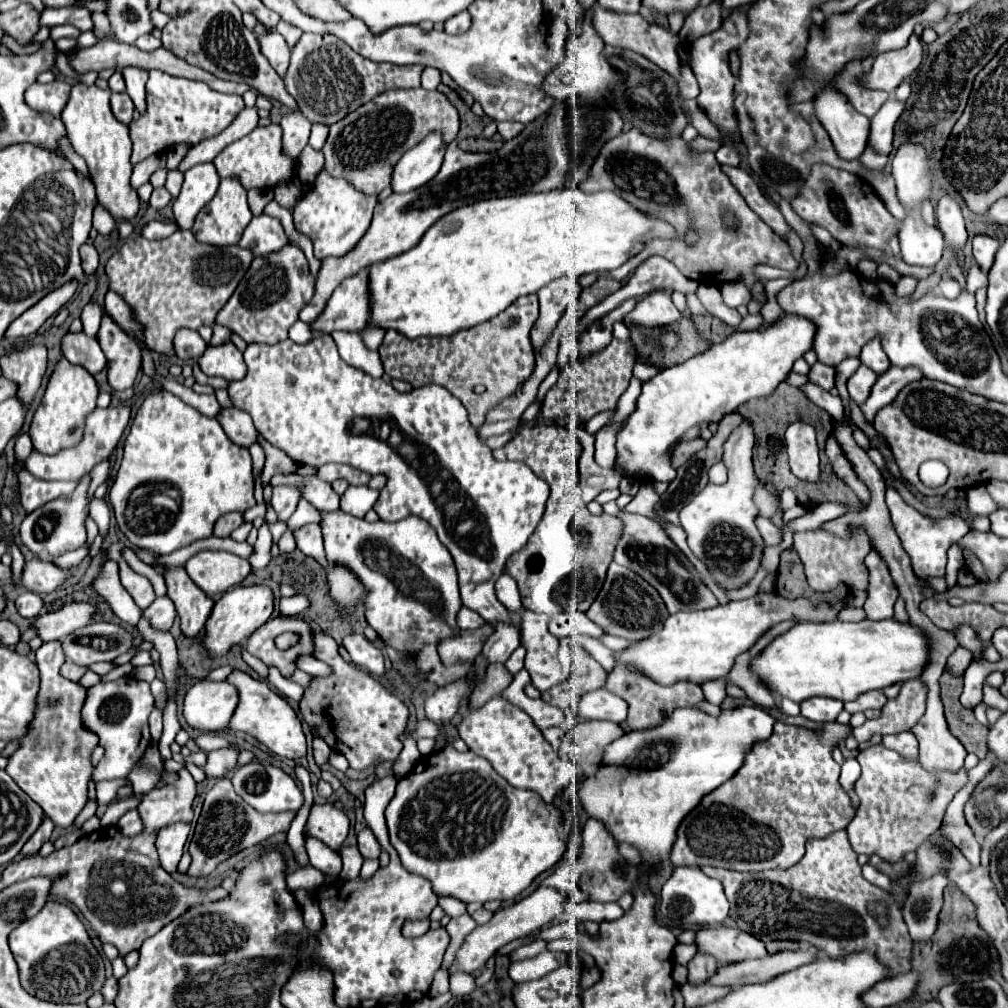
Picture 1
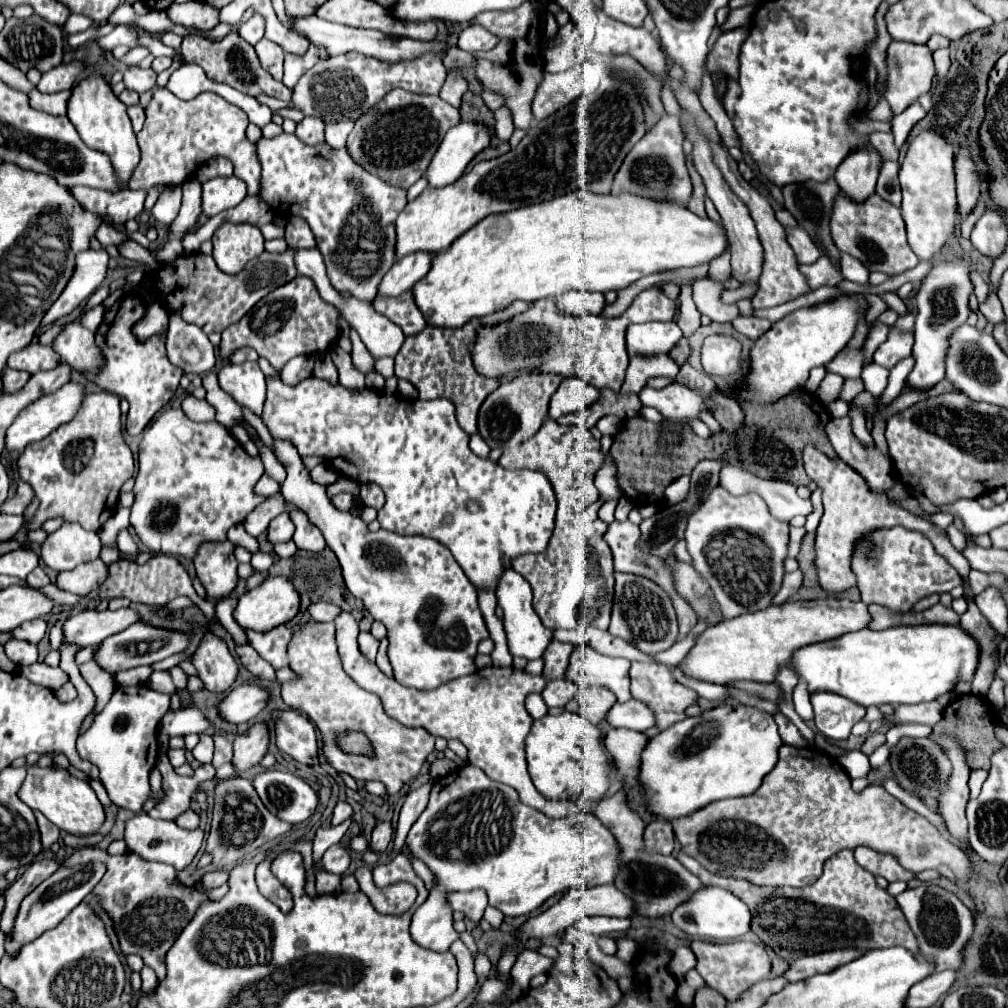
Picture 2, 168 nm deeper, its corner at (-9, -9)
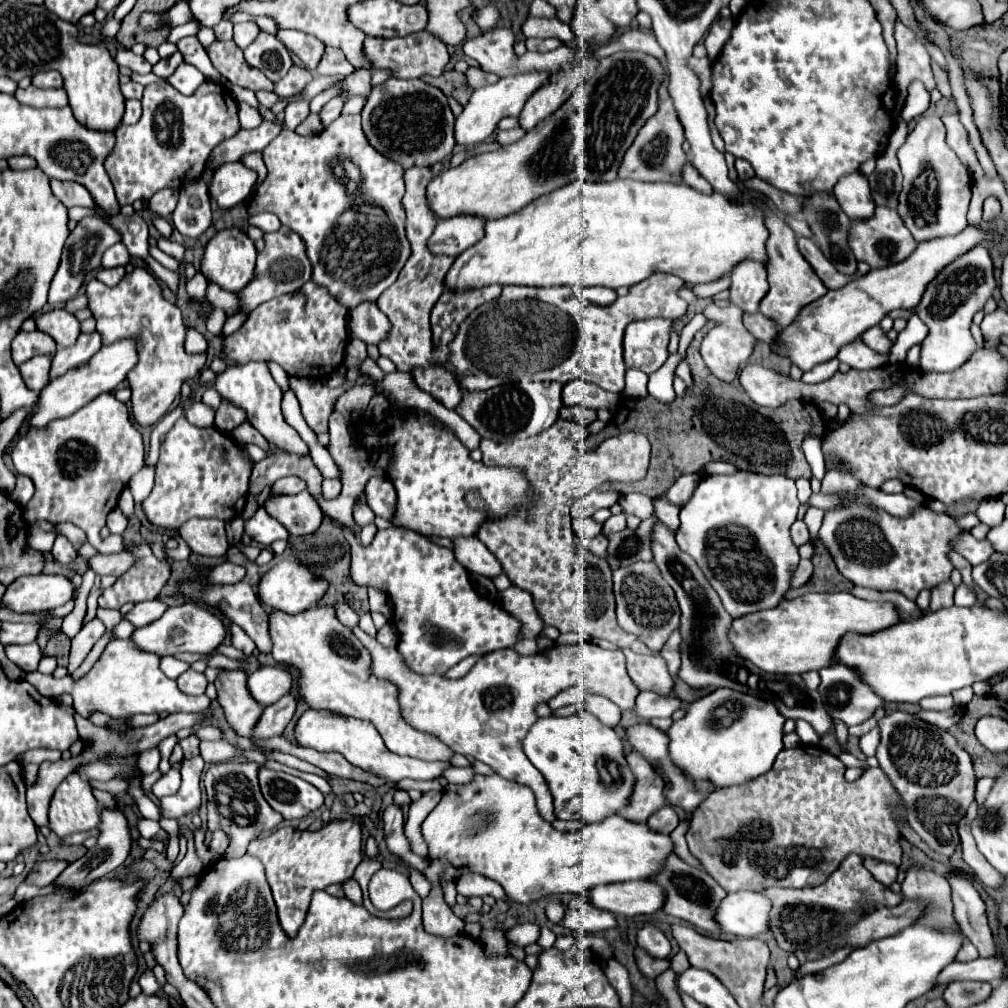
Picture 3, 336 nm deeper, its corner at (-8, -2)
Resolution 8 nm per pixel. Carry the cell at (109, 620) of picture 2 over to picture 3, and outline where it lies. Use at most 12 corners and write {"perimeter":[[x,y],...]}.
{"perimeter":[[141,601],[123,619],[135,627],[159,619],[167,605]]}

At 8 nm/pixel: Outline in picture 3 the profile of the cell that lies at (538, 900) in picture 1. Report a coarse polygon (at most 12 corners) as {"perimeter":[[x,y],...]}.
{"perimeter":[[651,881],[595,885],[587,897],[589,901],[617,915],[647,915],[663,905],[663,891]]}

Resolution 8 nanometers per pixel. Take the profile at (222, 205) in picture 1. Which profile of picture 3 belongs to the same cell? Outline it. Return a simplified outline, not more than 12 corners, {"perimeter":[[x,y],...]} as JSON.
{"perimeter":[[233,225],[217,231],[201,273],[227,291],[251,281],[257,249]]}

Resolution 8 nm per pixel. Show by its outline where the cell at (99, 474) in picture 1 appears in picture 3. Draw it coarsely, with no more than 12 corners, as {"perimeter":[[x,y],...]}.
{"perimeter":[[103,393],[11,457],[27,525],[69,521],[96,550],[143,467],[125,403]]}

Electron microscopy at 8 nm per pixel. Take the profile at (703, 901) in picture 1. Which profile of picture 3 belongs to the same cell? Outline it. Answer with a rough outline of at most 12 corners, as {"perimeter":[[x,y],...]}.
{"perimeter":[[731,891],[715,909],[723,933],[767,931],[769,899]]}

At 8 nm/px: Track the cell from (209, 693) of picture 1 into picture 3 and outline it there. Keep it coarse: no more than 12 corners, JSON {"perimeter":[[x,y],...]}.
{"perimeter":[[259,667],[247,689],[261,707],[287,695],[293,675],[283,667]]}

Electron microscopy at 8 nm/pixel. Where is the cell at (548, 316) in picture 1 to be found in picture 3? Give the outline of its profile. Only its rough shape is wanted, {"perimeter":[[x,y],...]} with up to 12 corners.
{"perimeter":[[585,287],[583,293],[595,305],[611,305],[617,299],[607,287]]}

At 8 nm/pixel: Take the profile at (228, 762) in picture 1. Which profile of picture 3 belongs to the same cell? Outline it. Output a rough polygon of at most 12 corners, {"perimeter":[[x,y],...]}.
{"perimeter":[[295,697],[265,707],[255,739],[281,735],[295,713]]}

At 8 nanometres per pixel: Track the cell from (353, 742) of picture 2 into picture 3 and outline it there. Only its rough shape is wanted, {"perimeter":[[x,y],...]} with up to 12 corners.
{"perimeter":[[307,709],[301,747],[341,753],[387,781],[437,779],[449,763],[391,753],[371,721]]}

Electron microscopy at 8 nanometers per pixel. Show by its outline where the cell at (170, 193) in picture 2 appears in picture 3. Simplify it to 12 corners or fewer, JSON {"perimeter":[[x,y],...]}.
{"perimeter":[[165,187],[149,199],[149,209],[169,217],[179,191]]}

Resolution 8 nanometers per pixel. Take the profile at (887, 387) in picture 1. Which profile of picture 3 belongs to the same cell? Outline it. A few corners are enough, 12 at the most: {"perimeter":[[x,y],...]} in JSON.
{"perimeter":[[975,245],[915,307],[929,327],[923,371],[955,371],[977,347],[971,319],[995,289]]}

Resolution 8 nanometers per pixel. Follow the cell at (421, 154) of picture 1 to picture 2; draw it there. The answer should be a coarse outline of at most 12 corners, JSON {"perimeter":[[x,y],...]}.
{"perimeter":[[460,122],[448,130],[426,178],[442,188],[488,148],[492,128]]}

